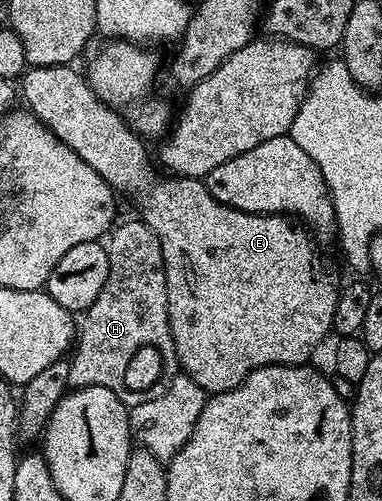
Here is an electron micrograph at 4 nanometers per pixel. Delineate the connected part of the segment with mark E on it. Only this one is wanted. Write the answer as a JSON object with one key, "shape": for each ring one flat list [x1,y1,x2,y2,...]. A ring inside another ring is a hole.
{"shape":[[73,64,68,65,53,65,52,67,40,67,39,65,27,68,26,72,22,74,20,78,20,84,22,84,22,89,20,85,20,97,24,100,25,108,29,109,30,112,38,116,38,120,42,122,46,128,52,130,55,135,61,139,68,147,72,147,72,151,76,151,76,155,80,155,80,159,84,163,88,163,88,167,92,167,96,171,96,175,100,175,105,181,110,184,111,189,114,190,115,194,122,195,122,193,127,193,130,197,135,197,138,200,138,205,142,208,142,213,140,213,140,219,146,226,156,235,156,239,160,239,160,251,164,255,164,271,166,272,166,286,168,287,168,319,170,320,170,330,172,331,172,339,174,340,174,346,176,347,176,355,178,356,178,363,181,369,181,372,185,374,187,378,196,383,200,383,200,387,206,390,207,394,213,395,215,393,223,393,229,389,235,389,235,387,242,382,245,377,250,374,252,371,256,371,260,367,265,365,304,365,307,364,311,359,310,356,318,349,318,344,325,339,326,336,331,336,332,330,334,328,334,316,336,315,336,303,338,302,338,295,340,292,340,285,337,285,334,282,334,277,325,269,324,266,318,262,318,257,314,254,314,241,315,238,311,236,309,232,305,233,302,229,297,229,295,222,291,220,289,216,283,215,281,213,249,213,243,209,233,209,228,207,224,203,220,203,215,199,212,194,208,191,205,180,199,179,197,177,175,177,173,175,166,175,166,178,163,181,158,181,159,170,149,165,150,157,146,154,146,145,147,142,143,138,139,137,137,133,134,132,133,128,124,120,123,114,117,109,112,109,110,106,105,105,103,101,98,98,96,94,92,91,89,82,86,80,85,76,81,72,78,73,74,70,75,66]]}

